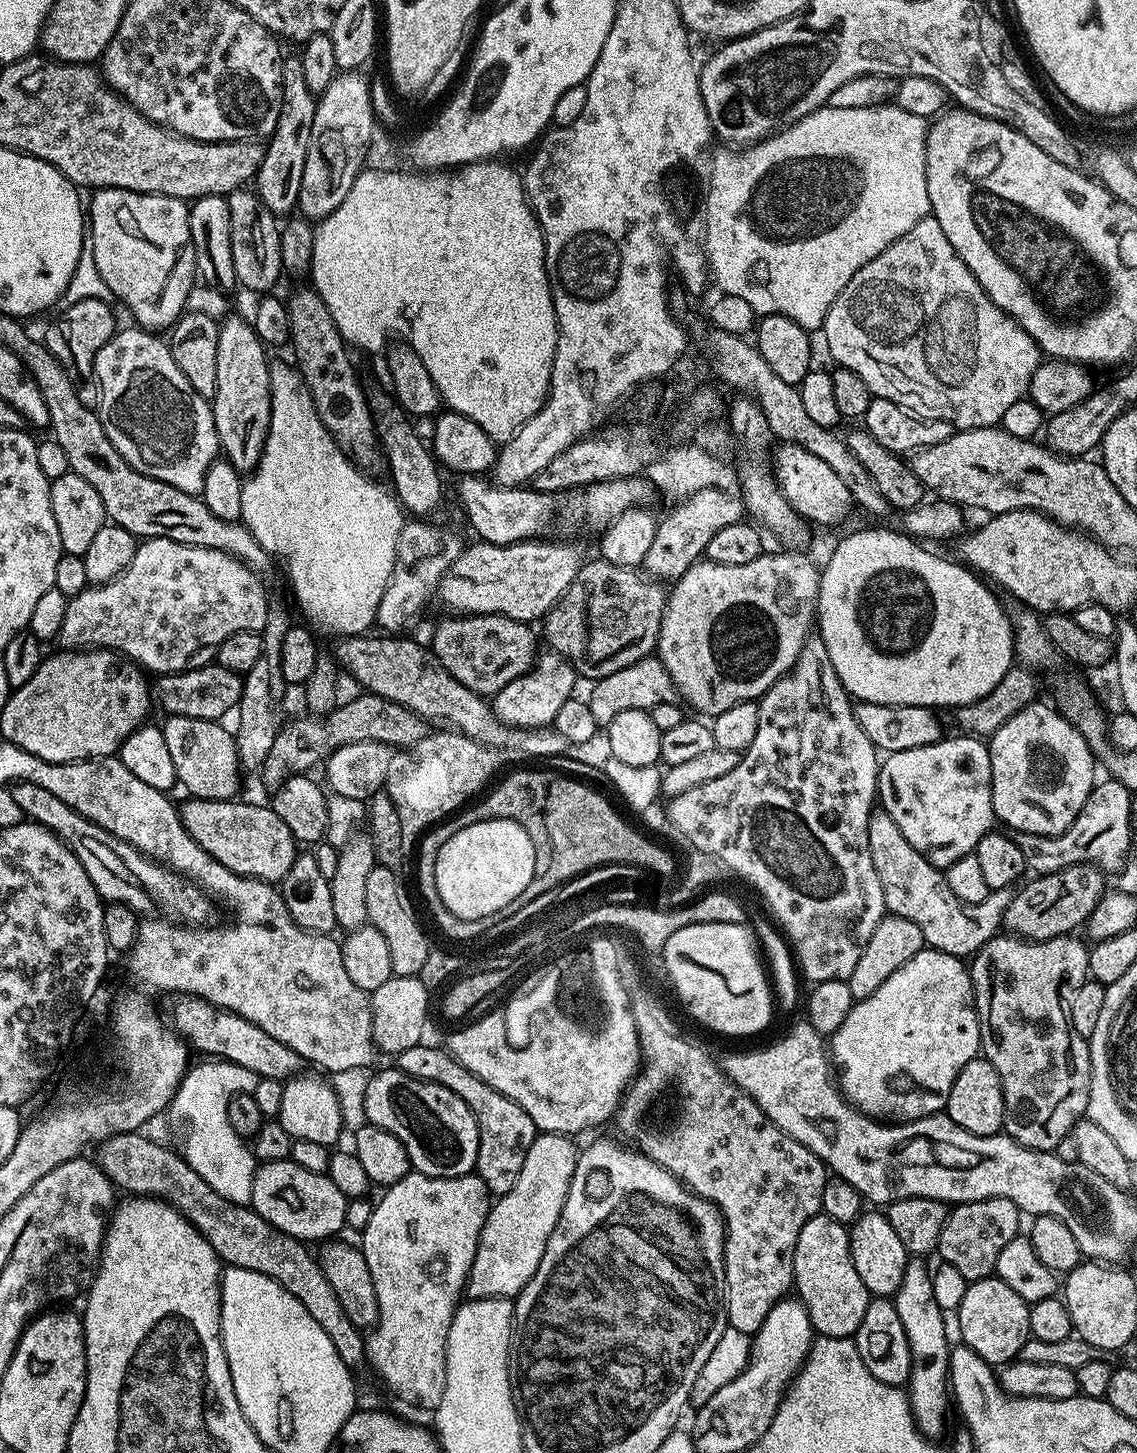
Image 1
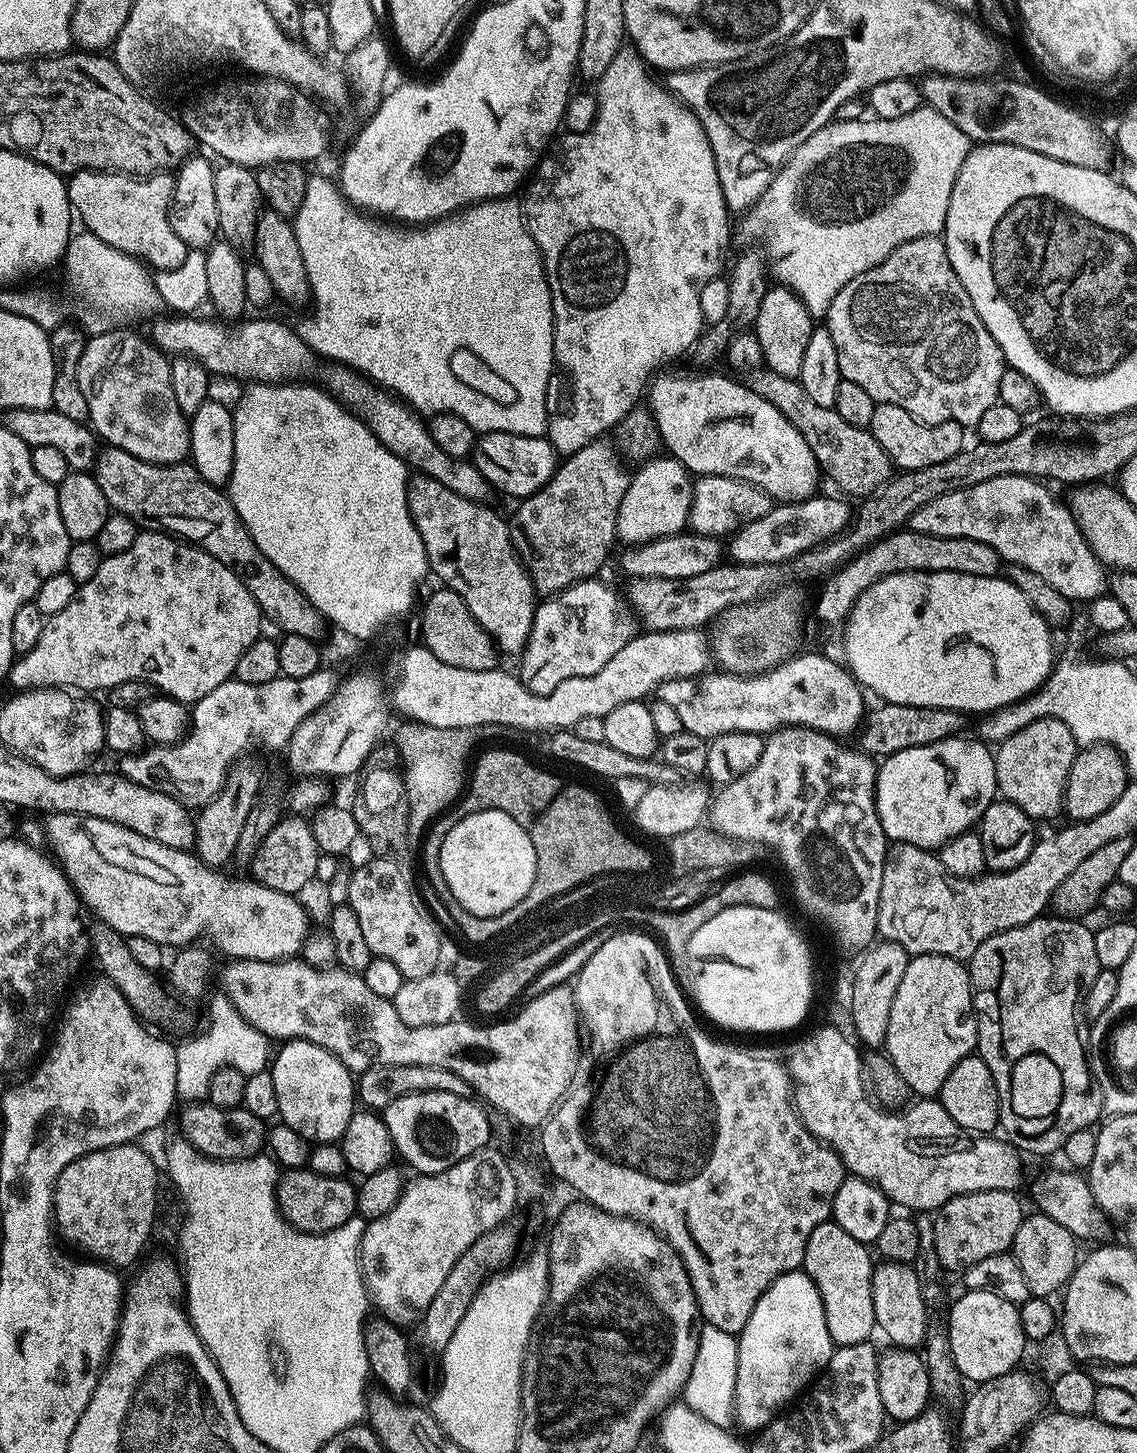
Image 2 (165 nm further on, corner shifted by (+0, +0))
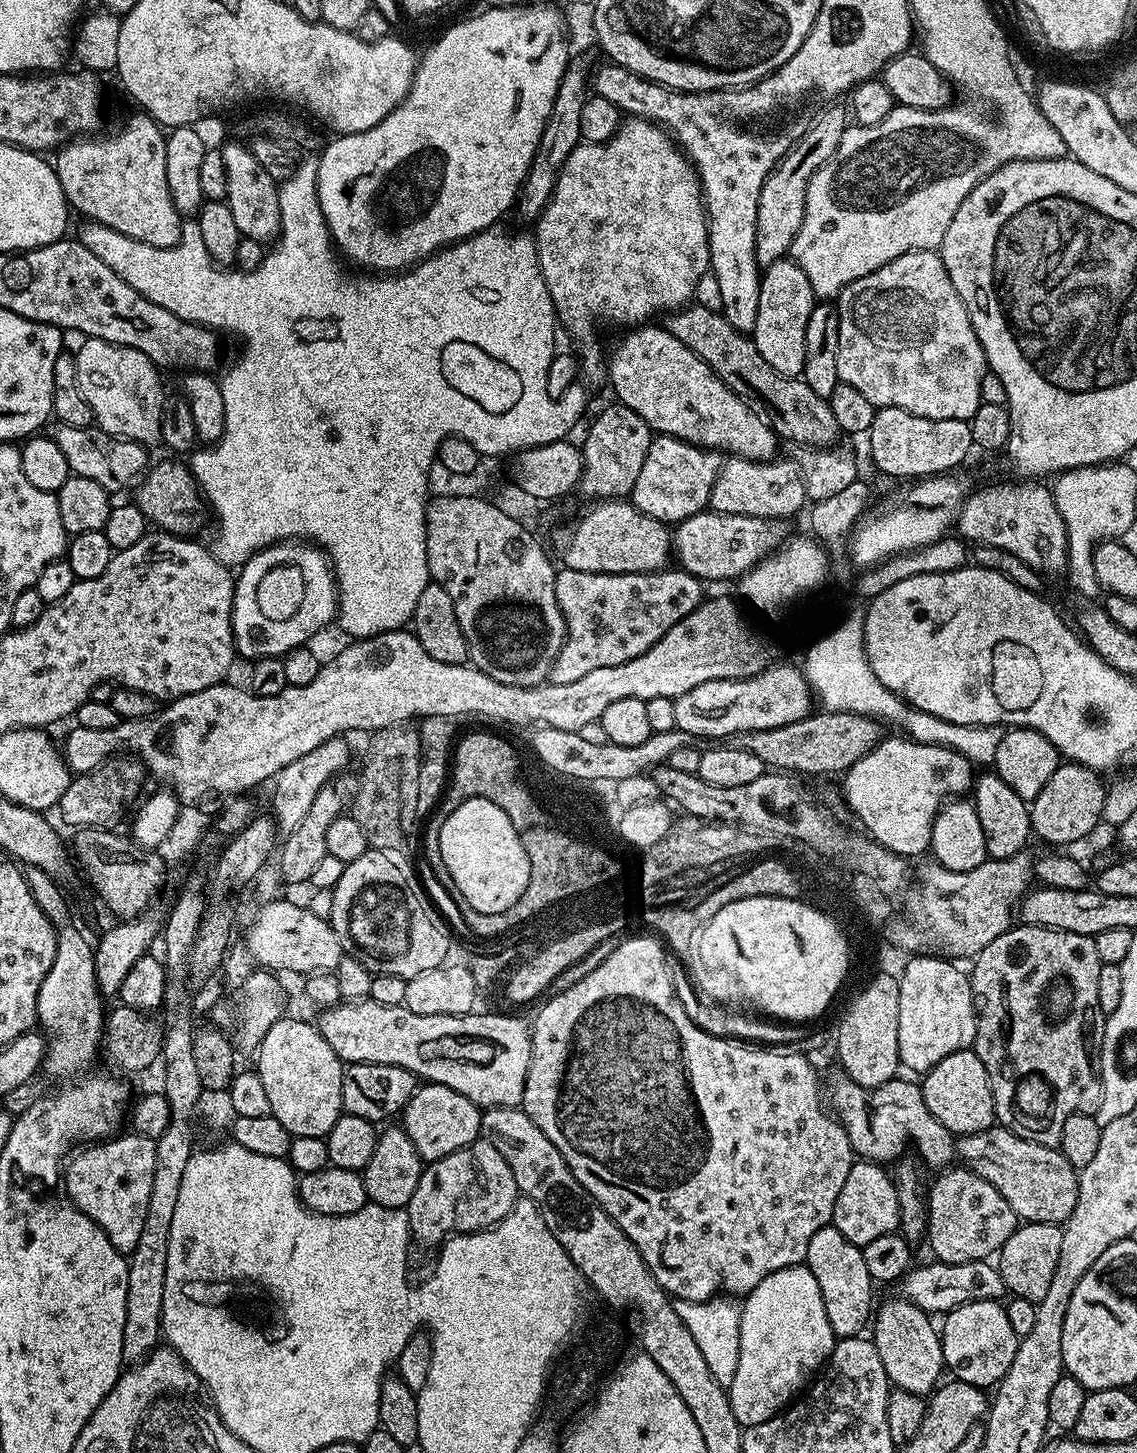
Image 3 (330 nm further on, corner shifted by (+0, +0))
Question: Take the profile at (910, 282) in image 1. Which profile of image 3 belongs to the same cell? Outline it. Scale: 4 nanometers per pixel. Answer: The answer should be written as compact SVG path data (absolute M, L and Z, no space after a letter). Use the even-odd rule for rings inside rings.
M921 250L907 252L894 258L889 264L882 265L878 270L866 274L866 278L858 278L845 286L838 297L838 311L840 314L840 333L838 334L838 374L839 383L854 386L854 390L866 394L870 402L877 409L901 408L915 416L930 418L931 420L967 420L971 421L972 415L978 410L982 402L980 399L980 383L986 371L986 361L976 331L974 330L966 306L954 290L954 282L950 282L950 274L946 270L944 260L936 250Z

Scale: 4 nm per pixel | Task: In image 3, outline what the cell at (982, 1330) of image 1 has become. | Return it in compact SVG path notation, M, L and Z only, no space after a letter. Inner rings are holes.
M976 1300L952 1309L943 1320L940 1348L944 1351L947 1371L976 1388L988 1390L999 1385L1010 1370L1021 1342L1021 1337L1014 1334L1014 1326L1010 1326L1005 1305L994 1300Z

